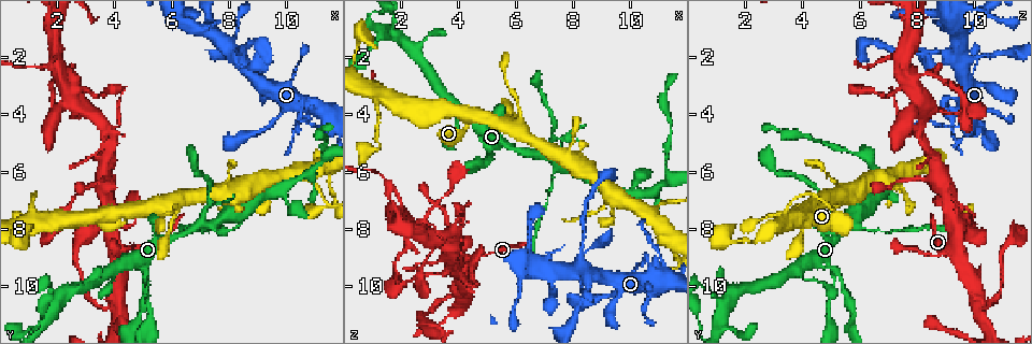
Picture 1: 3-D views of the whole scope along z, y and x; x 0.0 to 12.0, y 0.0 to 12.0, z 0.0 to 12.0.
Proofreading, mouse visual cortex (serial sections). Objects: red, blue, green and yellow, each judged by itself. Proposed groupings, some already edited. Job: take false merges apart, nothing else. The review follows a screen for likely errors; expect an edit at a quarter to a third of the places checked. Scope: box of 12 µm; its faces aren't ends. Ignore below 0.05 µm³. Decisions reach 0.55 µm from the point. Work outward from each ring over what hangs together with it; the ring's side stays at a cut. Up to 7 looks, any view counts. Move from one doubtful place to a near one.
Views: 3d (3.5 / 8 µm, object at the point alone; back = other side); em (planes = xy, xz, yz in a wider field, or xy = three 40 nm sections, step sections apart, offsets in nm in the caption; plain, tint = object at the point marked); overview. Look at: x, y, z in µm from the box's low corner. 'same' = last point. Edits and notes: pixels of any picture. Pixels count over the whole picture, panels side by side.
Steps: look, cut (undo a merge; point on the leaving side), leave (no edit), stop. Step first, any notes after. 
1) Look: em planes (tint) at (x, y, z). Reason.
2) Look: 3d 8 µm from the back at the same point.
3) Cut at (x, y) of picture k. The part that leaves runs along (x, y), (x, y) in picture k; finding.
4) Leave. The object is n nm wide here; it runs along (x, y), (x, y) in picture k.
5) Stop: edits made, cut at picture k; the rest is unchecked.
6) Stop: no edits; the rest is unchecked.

Look: 3d 3.5 µm at (4.2, 8.6, 9.2). Narrows sharply.

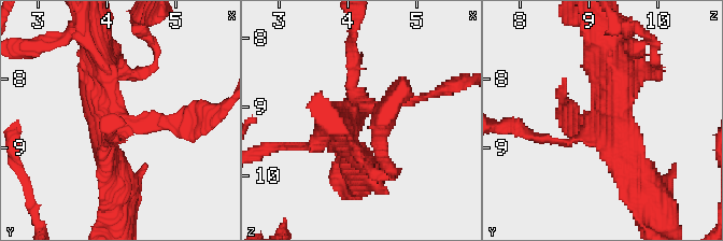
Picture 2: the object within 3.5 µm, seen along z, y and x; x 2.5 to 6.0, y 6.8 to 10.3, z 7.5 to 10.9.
Look: em planes (tint) at (4.15, 8.65, 9.15). 4 arms meet here; the arms are 150, 150, 400, 450 nm wide.

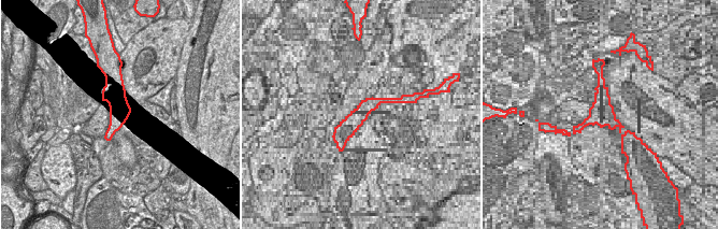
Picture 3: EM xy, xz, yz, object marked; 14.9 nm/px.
Leave. It runs along (186, 131), (116, 122), (100, 61) in picture 2; continuous, no second cell.

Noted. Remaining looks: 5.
Look: 3d 3.5 µm from the back at (4.7, 7.3, 4.1). Three arms meet.

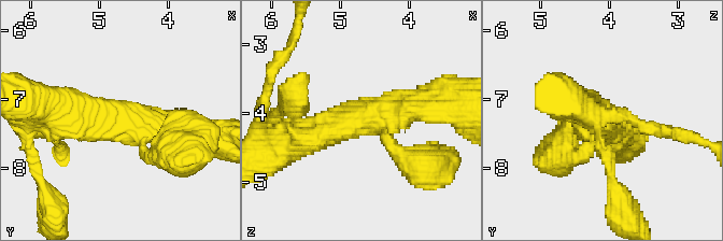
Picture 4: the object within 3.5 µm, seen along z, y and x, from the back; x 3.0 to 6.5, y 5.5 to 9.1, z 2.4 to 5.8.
Look: em xy step 3 (plain) at (4.75, 7.35, 4.10). 3 arms meet here; the arms are 250, 450, 500 nm wide.

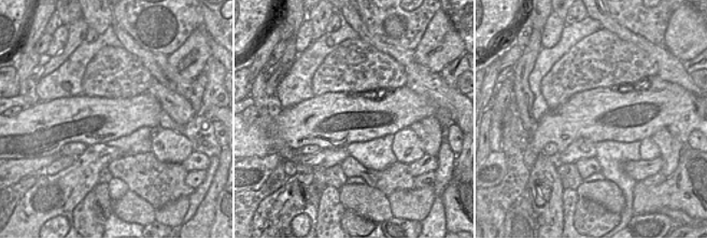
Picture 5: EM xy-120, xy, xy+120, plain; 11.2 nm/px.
Look: em xy step 3 (tint) at the same point. With the object marked.

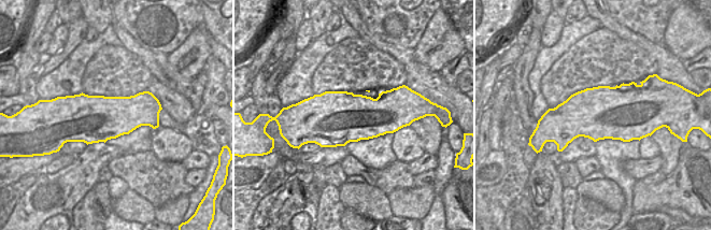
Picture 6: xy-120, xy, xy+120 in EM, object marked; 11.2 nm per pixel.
Leave. It runs along (161, 155), (131, 125), (52, 112) in picture 4; continuous, no second cell.

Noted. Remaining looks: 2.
Look: 3d 3.5 µm at (10.9, 3.8, 9.4). Small branch off a trunk.

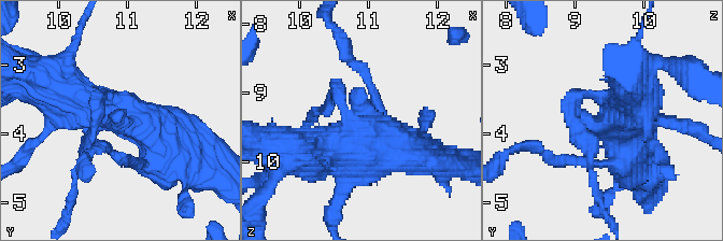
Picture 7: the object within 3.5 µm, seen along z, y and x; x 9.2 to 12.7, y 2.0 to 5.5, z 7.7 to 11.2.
Look: em xy step 5 (tint) at (10.95, 3.85, 9.35).

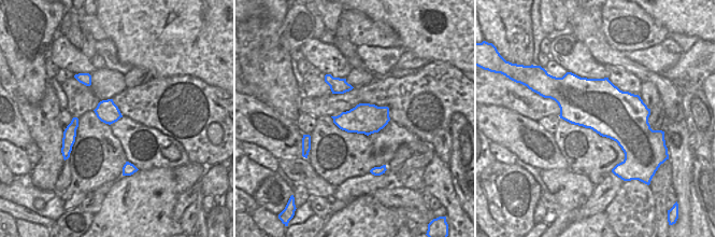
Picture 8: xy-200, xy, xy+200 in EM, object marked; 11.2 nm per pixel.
Leave. It runs along (631, 108), (618, 164), (581, 160) in picture 7; all the same cell.

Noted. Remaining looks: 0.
Stop: no edits; the rest is unchecked.

